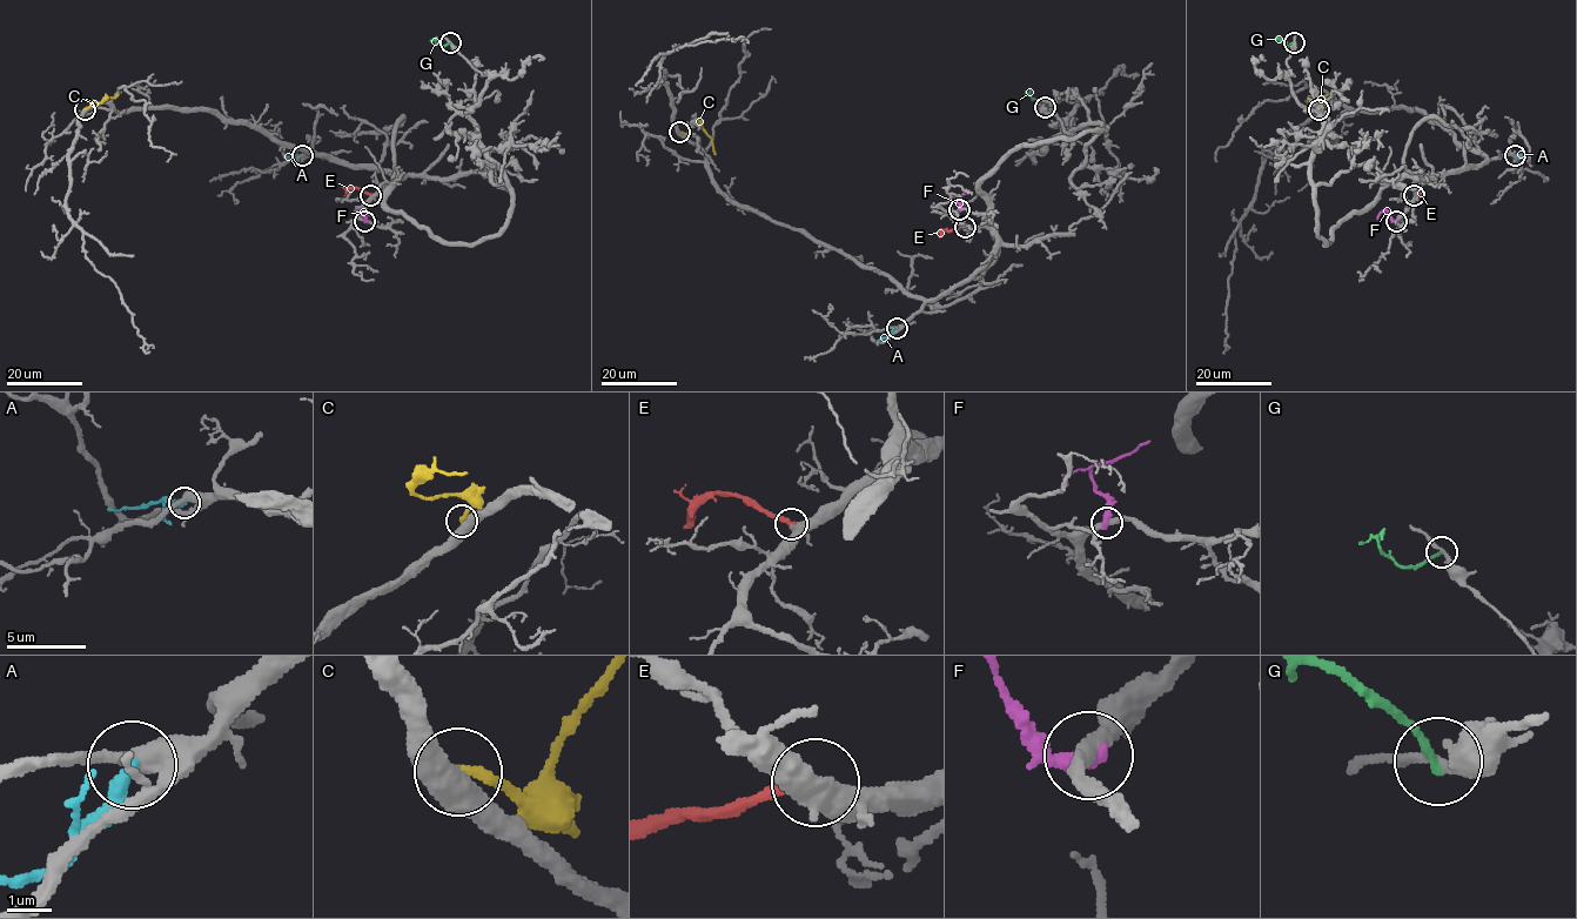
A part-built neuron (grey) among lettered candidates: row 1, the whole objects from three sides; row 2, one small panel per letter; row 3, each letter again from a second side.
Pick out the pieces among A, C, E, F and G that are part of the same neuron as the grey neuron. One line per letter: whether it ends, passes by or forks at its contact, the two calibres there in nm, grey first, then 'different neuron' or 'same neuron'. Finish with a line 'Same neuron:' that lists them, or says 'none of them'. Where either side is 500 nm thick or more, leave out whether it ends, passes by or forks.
A: it ends there; 440 nm thick on the grey side, 380 nm on the other; different neuron
C: 650 nm thick on the grey side, 240 nm on the other; different neuron
E: it ends there; 400 nm thick on the grey side, 240 nm on the other; same neuron
F: it ends there; 360 nm thick on the grey side, 400 nm on the other; different neuron
G: it ends there; 240 nm thick on the grey side, 200 nm on the other; different neuron
Same neuron: E

